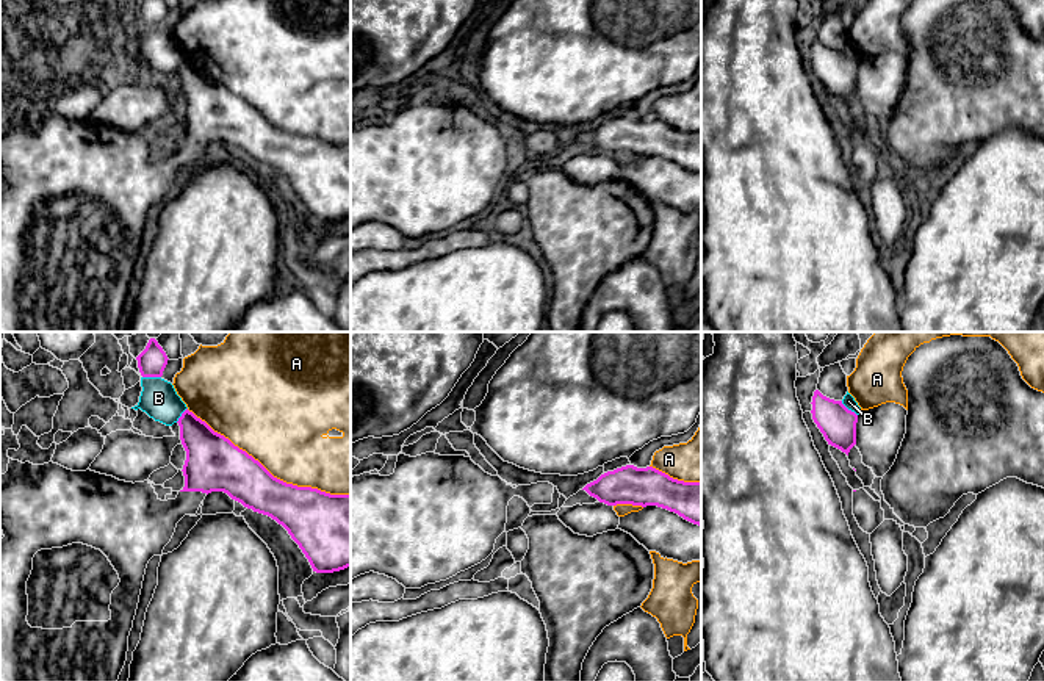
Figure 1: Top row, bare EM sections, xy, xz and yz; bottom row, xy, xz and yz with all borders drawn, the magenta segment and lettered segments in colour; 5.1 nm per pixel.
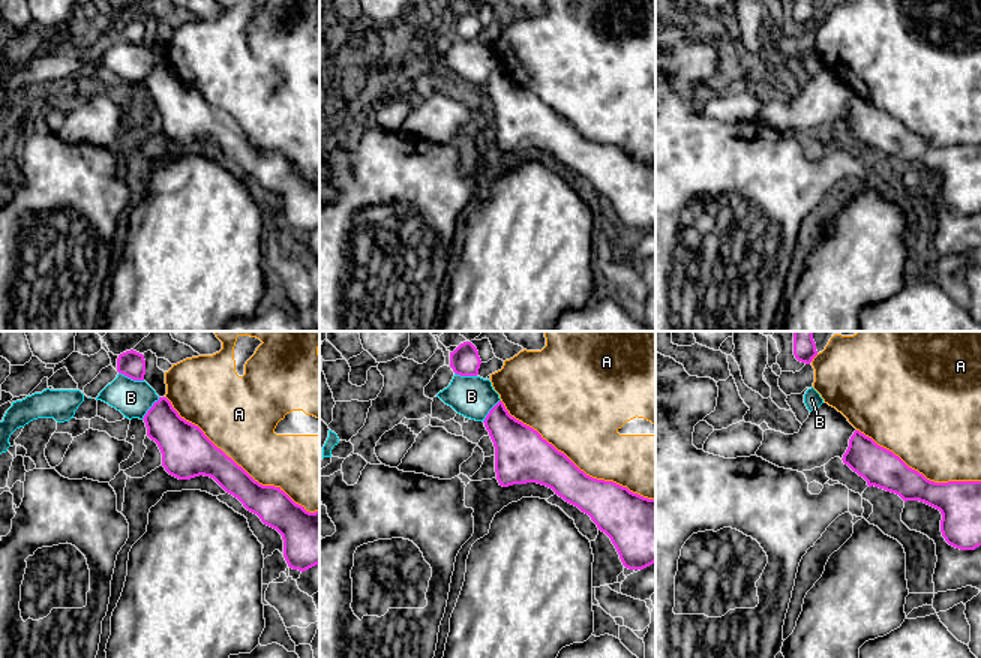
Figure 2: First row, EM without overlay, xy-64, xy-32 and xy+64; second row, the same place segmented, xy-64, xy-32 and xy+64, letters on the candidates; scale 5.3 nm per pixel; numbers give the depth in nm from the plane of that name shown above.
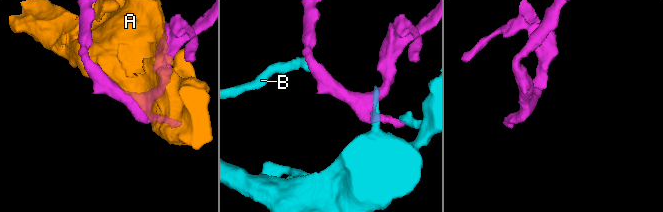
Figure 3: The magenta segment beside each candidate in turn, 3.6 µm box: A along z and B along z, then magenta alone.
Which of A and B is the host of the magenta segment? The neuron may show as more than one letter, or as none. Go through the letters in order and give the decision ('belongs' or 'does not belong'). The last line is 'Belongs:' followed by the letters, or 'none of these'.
A: does not belong
B: does not belong
Belongs: none of these

